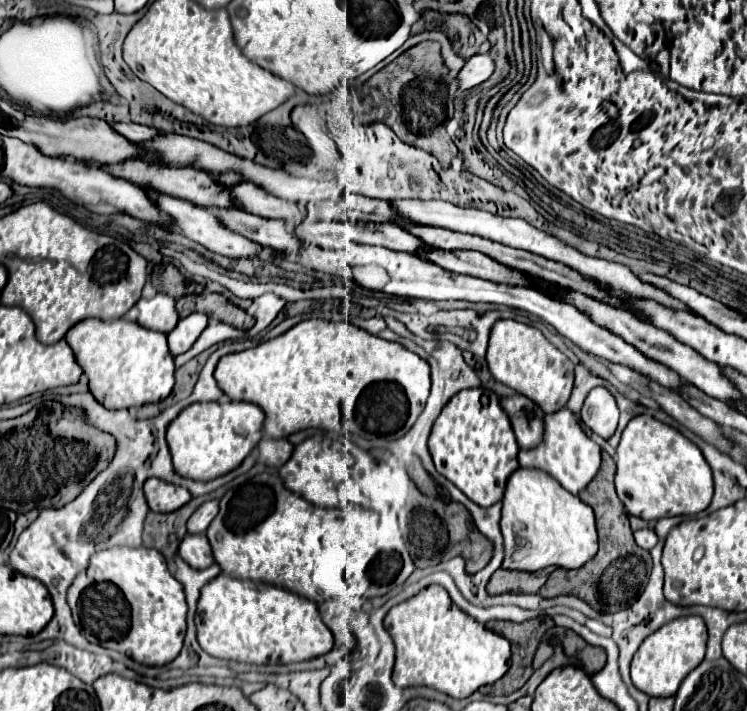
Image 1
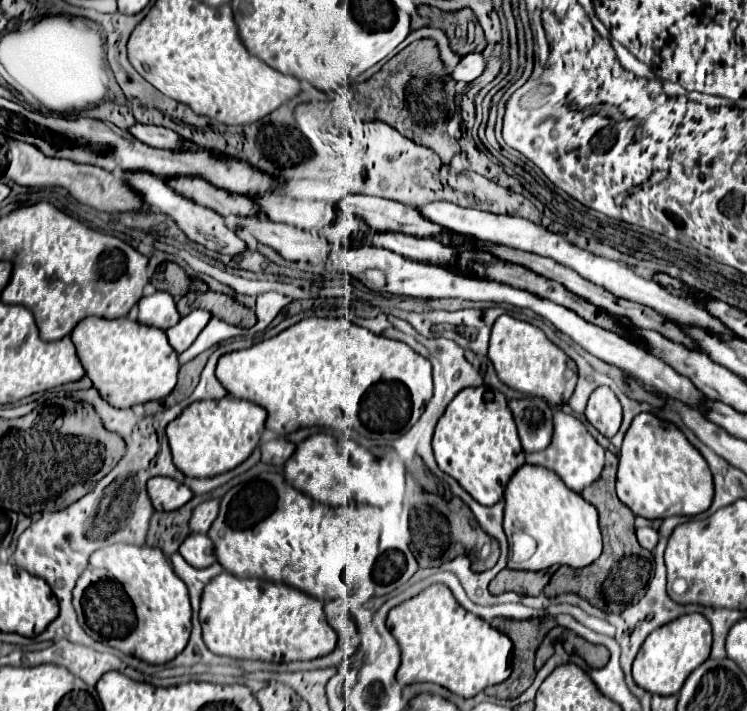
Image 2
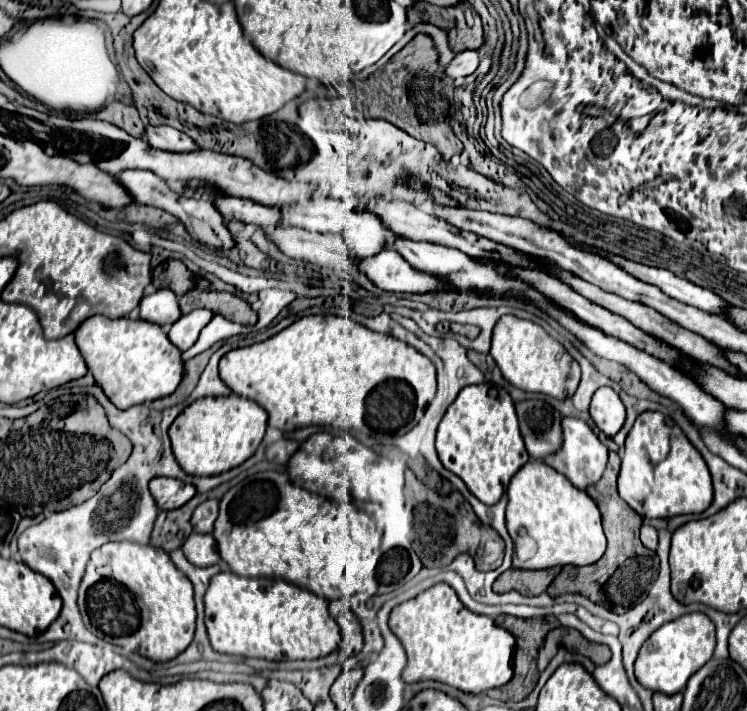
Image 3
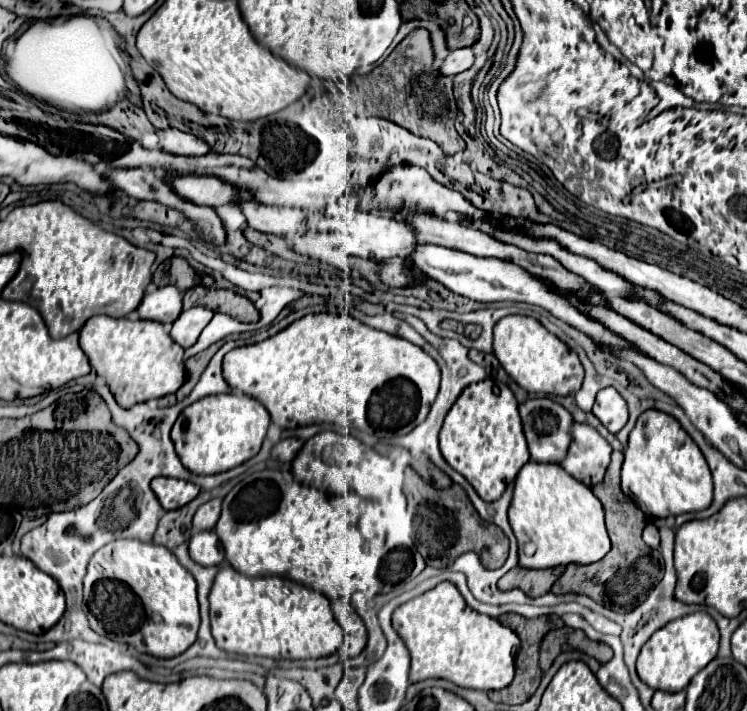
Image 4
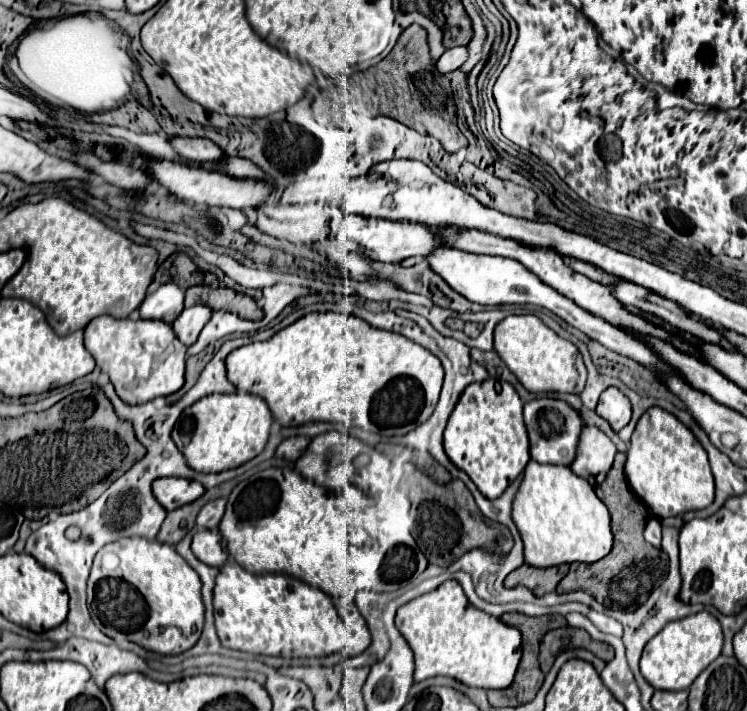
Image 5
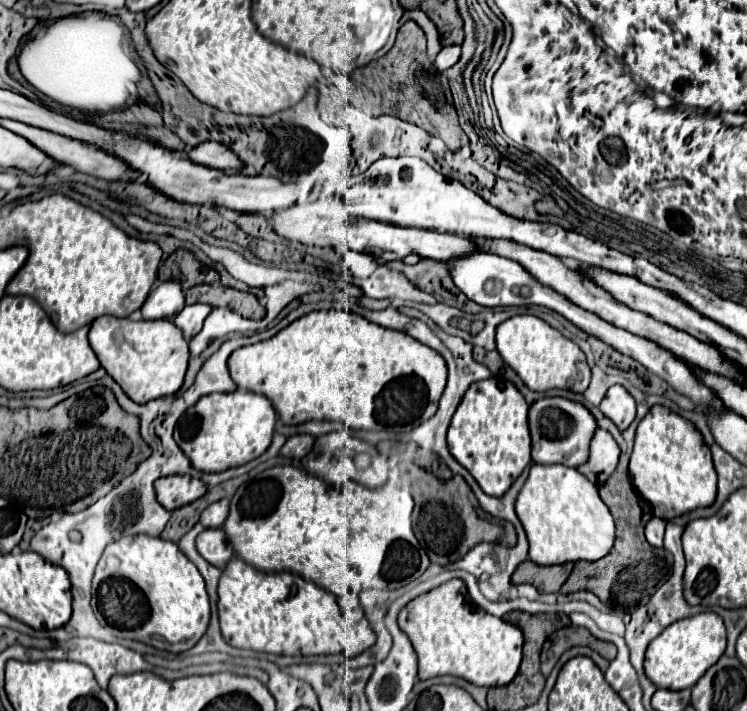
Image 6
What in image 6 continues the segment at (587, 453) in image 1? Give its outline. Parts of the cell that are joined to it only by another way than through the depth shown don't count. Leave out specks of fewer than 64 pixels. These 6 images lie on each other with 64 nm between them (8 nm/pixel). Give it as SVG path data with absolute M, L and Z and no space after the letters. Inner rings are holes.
M598 428L592 444L590 444L590 458L586 464L578 466L578 470L596 486L602 486L604 480L608 480L608 476L616 470L620 458L620 446L618 442L612 438L612 434L608 430Z

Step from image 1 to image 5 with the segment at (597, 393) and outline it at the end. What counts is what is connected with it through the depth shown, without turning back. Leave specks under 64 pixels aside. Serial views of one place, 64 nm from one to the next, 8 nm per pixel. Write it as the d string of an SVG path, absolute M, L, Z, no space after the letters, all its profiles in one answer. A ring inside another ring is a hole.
M612 386L602 392L596 412L608 420L616 432L620 432L632 418L632 404L616 386Z

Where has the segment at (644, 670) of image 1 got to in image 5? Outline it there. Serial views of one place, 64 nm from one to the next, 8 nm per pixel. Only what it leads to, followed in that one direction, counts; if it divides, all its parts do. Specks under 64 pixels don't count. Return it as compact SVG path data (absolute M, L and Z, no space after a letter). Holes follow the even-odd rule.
M704 610L666 624L666 628L646 644L640 672L656 690L686 690L692 686L692 680L696 680L696 676L700 676L700 672L720 656L722 646L722 626L716 616Z

